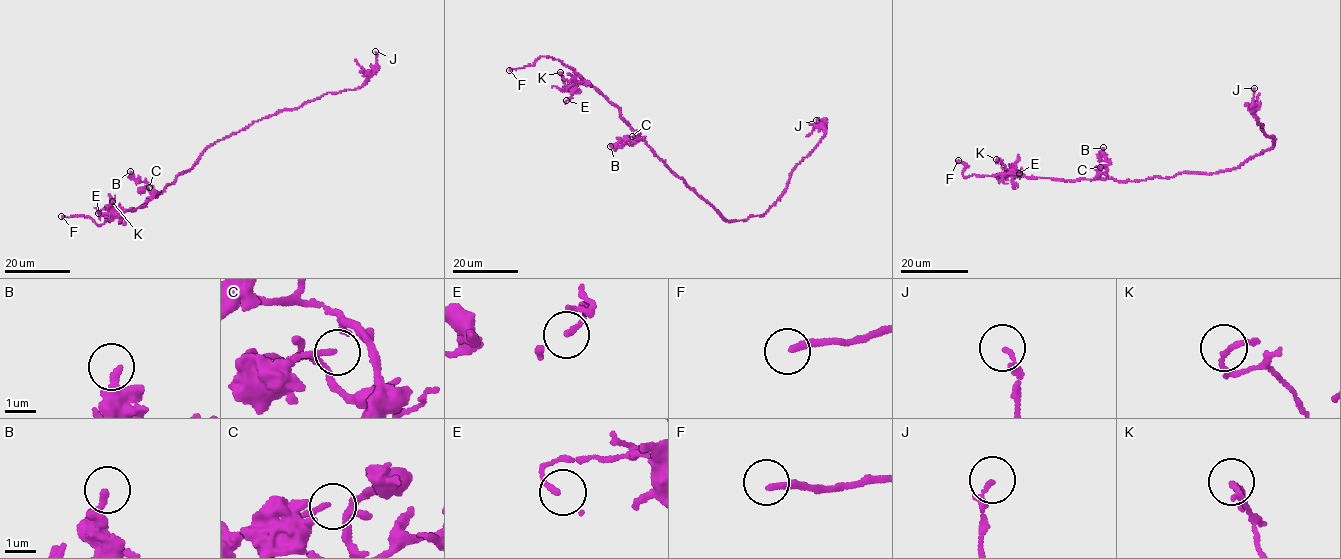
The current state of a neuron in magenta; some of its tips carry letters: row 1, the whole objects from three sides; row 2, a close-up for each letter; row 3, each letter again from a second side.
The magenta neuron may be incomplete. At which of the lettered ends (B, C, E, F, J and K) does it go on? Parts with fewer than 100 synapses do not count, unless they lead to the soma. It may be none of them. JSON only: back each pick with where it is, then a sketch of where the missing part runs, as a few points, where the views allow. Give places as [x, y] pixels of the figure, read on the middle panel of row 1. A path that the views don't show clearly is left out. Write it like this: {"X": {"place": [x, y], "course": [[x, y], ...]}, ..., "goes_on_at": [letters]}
{"F": {"place": [509, 70]}, "goes_on_at": ["F"]}

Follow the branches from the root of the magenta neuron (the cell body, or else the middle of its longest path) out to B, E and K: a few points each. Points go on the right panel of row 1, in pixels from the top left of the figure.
B: (1193, 173), (1127, 181), (1097, 178), (1102, 167), (1110, 163), (1105, 161), (1103, 147)
E: (1193, 173), (1127, 181), (1107, 178), (1061, 181), (1004, 173), (1015, 176), (1019, 173)
K: (1193, 173), (1127, 181), (1107, 178), (1061, 181), (1005, 175), (1008, 173), (1005, 166), (996, 159)

